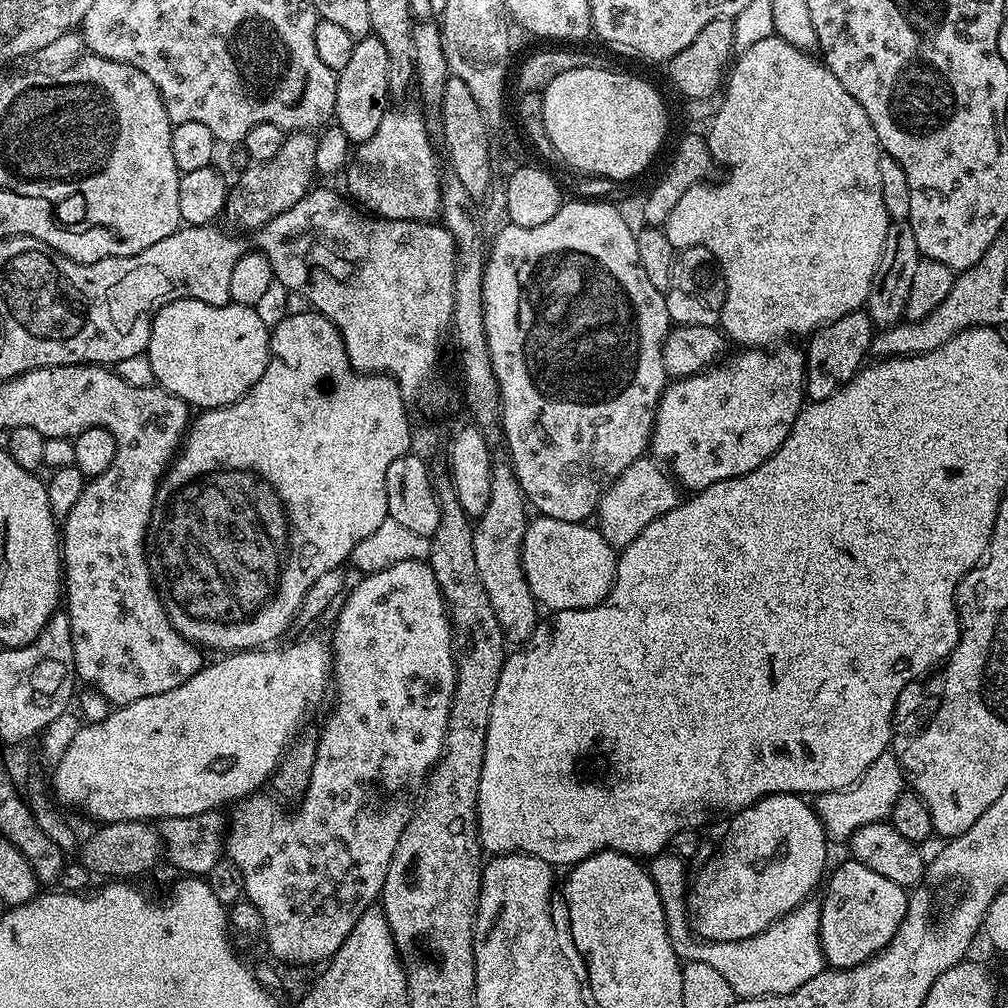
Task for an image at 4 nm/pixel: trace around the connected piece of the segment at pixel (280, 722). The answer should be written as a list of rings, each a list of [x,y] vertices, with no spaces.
[[[304,640],[301,644],[292,644],[289,648],[272,646],[267,650],[245,650],[231,654],[221,655],[220,660],[209,663],[200,669],[194,678],[190,678],[182,686],[174,690],[166,690],[166,694],[154,694],[150,698],[138,698],[138,702],[130,702],[113,707],[108,713],[108,717],[101,724],[85,723],[76,731],[70,746],[55,761],[56,773],[50,776],[50,788],[55,799],[61,805],[69,804],[72,808],[77,808],[80,812],[85,812],[88,816],[93,816],[96,822],[113,824],[123,820],[142,820],[145,822],[161,822],[166,819],[182,818],[184,815],[200,815],[207,811],[223,809],[223,804],[227,806],[235,805],[236,801],[259,793],[263,784],[267,785],[280,765],[285,759],[290,745],[297,739],[296,731],[300,728],[300,723],[304,720],[304,715],[311,710],[315,704],[320,704],[324,700],[324,691],[330,688],[330,673],[332,670],[332,649],[329,641],[324,640]]]

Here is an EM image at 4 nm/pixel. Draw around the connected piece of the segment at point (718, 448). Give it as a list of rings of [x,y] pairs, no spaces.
[[[740,350],[729,364],[721,363],[693,376],[681,376],[665,387],[652,424],[650,452],[681,489],[709,488],[714,486],[714,482],[746,474],[762,466],[762,462],[766,462],[766,458],[773,456],[782,442],[786,442],[786,434],[790,434],[806,403],[806,372],[803,367],[784,368],[783,362],[770,353],[768,350]]]

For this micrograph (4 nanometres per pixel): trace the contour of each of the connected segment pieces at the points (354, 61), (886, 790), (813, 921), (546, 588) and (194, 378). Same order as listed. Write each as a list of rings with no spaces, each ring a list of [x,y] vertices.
[[[374,35],[356,41],[350,62],[338,73],[336,78],[336,111],[334,124],[344,131],[353,145],[360,144],[378,130],[384,113],[389,111],[390,93],[388,90],[388,70],[390,60],[386,58],[386,46],[378,42]]]
[[[889,750],[878,754],[878,758],[874,758],[874,762],[870,762],[866,774],[862,774],[862,778],[858,778],[858,782],[854,782],[850,787],[842,790],[820,793],[824,800],[817,795],[814,807],[818,815],[824,812],[822,820],[828,820],[828,826],[824,831],[827,832],[829,841],[833,845],[847,845],[855,832],[862,830],[862,826],[887,821],[904,791],[906,791],[904,767],[900,764],[899,755],[895,751]]]
[[[812,898],[799,904],[793,912],[786,913],[781,920],[775,920],[770,927],[762,930],[762,934],[723,942],[704,942],[699,946],[699,955],[707,960],[710,966],[714,966],[714,970],[718,970],[718,974],[722,974],[726,982],[730,982],[730,990],[736,998],[790,994],[798,990],[798,986],[806,986],[810,978],[814,978],[826,968],[824,952],[820,949],[820,906]]]
[[[542,515],[529,519],[528,528],[524,532],[524,545],[520,551],[520,557],[526,574],[526,582],[534,594],[537,605],[544,607],[545,604],[552,612],[582,610],[601,604],[610,594],[612,584],[616,581],[617,553],[612,545],[606,542],[599,527],[589,526],[584,522],[578,524],[562,522],[558,518]]]
[[[175,300],[156,312],[146,355],[154,370],[154,381],[159,387],[182,398],[196,410],[224,408],[246,395],[254,382],[262,378],[270,355],[269,339],[270,329],[262,322],[262,318],[258,318],[255,308],[231,302],[210,306],[197,300]]]

